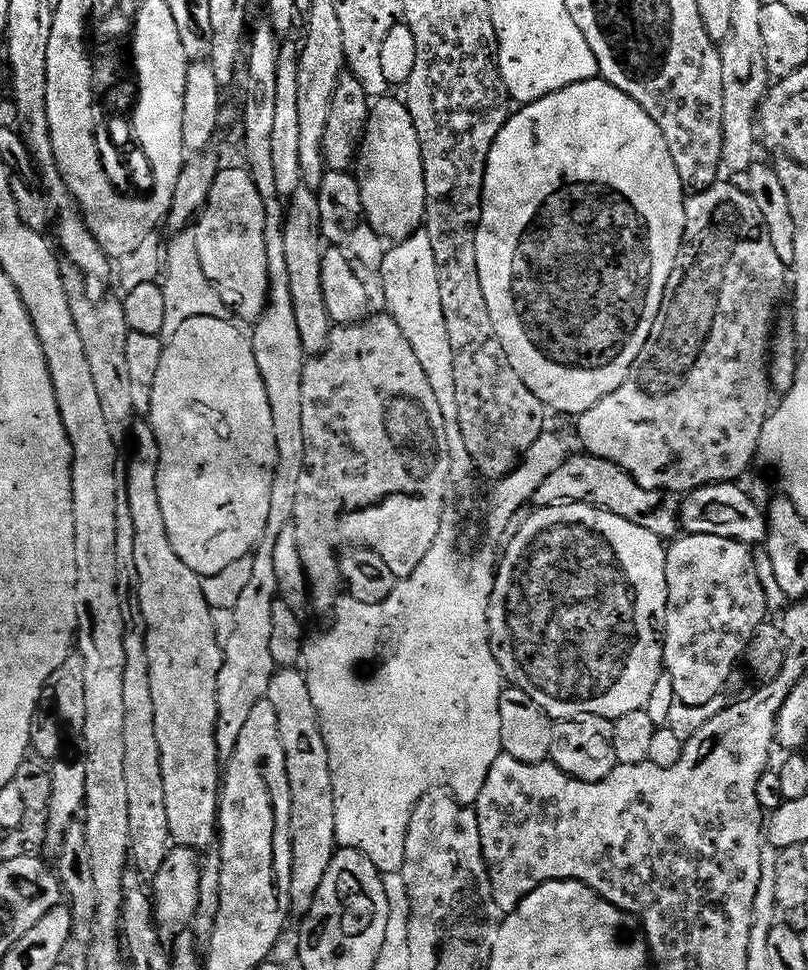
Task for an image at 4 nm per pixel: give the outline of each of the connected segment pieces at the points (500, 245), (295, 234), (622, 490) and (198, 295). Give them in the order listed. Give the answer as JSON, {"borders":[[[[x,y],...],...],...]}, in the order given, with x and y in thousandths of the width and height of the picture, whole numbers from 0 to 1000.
{"borders":[[[[746,80],[700,89],[676,101],[662,103],[658,107],[650,107],[639,114],[630,119],[626,130],[616,138],[616,142],[604,160],[604,170],[599,180],[599,215],[594,222],[594,234],[589,236],[592,287],[597,291],[597,303],[601,303],[606,332],[611,332],[611,340],[616,340],[616,348],[621,348],[621,361],[626,361],[626,369],[631,369],[631,377],[636,377],[636,381],[641,381],[641,390],[646,390],[646,394],[651,394],[651,398],[656,398],[656,402],[661,402],[666,411],[682,424],[684,421],[688,425],[699,425],[700,428],[708,429],[707,431],[715,431],[722,425],[730,423],[740,414],[745,414],[745,410],[750,410],[750,406],[760,406],[760,402],[765,402],[765,398],[770,398],[770,394],[775,394],[777,384],[785,377],[790,365],[795,365],[795,357],[800,357],[800,353],[804,348],[804,340],[809,340],[809,328],[814,328],[814,320],[819,315],[824,291],[829,291],[829,282],[834,278],[834,270],[839,266],[839,258],[844,254],[847,234],[849,233],[849,221],[847,220],[849,195],[847,189],[839,184],[839,175],[834,171],[834,163],[829,163],[829,155],[824,151],[824,142],[819,138],[819,134],[814,134],[814,130],[804,122],[804,118],[800,118],[800,113],[795,113],[795,109],[790,109],[790,105],[785,105],[775,97],[770,97],[770,93],[765,93]]],[[[373,192],[364,201],[355,203],[351,221],[351,252],[354,275],[359,281],[359,304],[364,307],[364,328],[369,332],[369,345],[382,368],[403,361],[412,340],[412,332],[403,320],[403,303],[399,303],[399,266],[403,248],[399,241],[399,221],[394,221],[390,197]]],[[[704,469],[703,473],[696,476],[696,480],[691,480],[691,485],[686,485],[686,489],[681,489],[666,501],[666,505],[657,513],[657,519],[663,524],[722,518],[750,526],[755,530],[765,530],[765,534],[775,534],[775,538],[785,538],[785,542],[795,542],[795,546],[804,546],[804,551],[818,555],[835,554],[843,547],[842,526],[835,510],[790,501],[790,497],[785,497],[785,493],[775,485],[770,485],[770,480],[750,472],[717,469]]],[[[229,237],[219,239],[212,244],[213,248],[207,248],[205,255],[200,260],[200,307],[205,307],[205,332],[203,333],[202,345],[204,347],[214,346],[225,336],[225,332],[235,332],[235,328],[270,328],[281,330],[285,326],[285,320],[275,311],[270,299],[255,287],[255,280],[250,278],[250,270],[245,270],[245,249],[243,248],[241,238]]]]}

